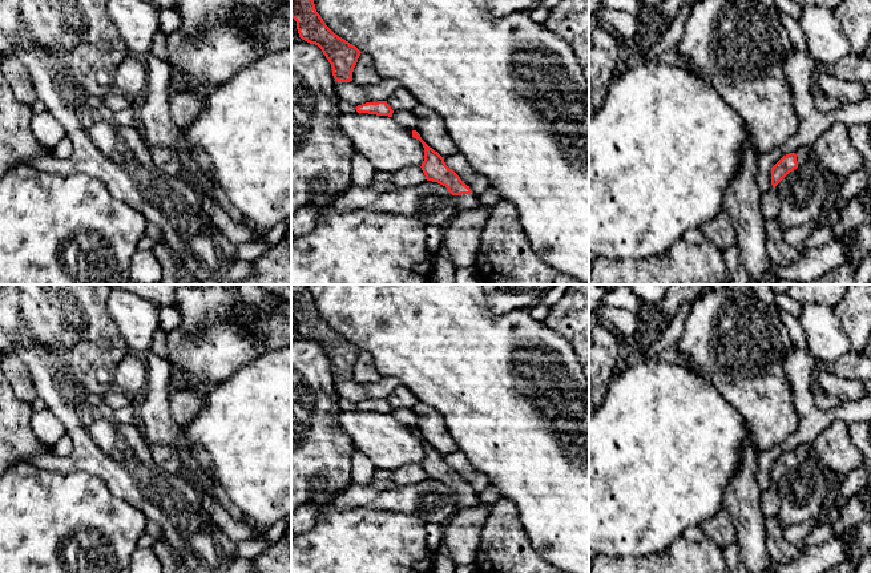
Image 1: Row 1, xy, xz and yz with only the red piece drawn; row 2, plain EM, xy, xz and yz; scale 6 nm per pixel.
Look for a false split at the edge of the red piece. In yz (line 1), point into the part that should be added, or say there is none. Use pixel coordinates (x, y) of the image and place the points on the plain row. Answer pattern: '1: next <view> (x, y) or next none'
1: next none

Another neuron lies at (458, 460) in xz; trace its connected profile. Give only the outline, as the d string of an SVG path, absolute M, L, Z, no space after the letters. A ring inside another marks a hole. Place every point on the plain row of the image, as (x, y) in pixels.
M461 451L445 455L444 460L460 475L460 477L472 488L475 493L481 493L489 487L488 476L475 469Z

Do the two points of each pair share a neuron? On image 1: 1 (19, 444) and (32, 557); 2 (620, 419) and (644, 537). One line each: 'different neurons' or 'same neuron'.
1: different neurons
2: same neuron

